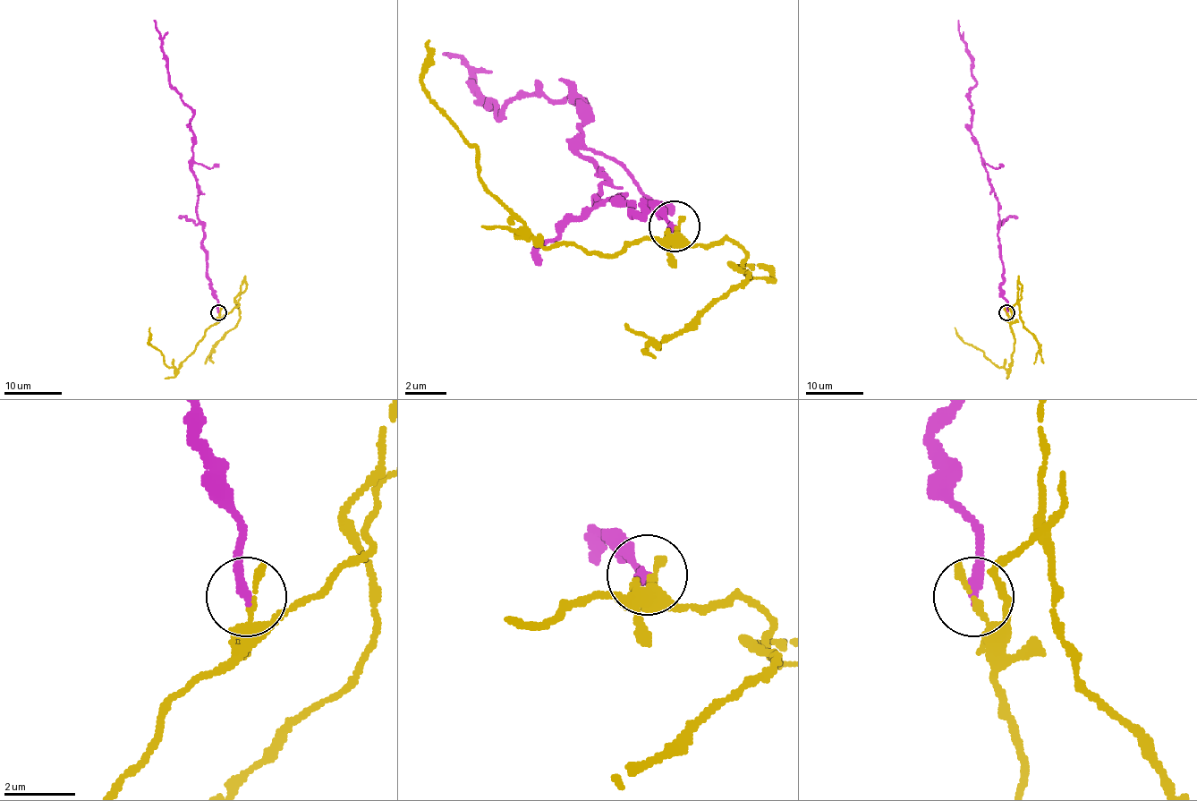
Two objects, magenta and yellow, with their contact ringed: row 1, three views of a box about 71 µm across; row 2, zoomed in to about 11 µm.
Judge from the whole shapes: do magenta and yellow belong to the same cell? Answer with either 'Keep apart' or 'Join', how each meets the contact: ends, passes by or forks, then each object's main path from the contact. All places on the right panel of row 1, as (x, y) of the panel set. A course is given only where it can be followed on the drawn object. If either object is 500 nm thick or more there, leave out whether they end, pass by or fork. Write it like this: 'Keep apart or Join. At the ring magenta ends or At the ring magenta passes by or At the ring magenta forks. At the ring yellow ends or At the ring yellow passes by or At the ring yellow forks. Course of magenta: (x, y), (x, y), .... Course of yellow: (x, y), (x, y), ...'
Keep apart. At the ring magenta ends. At the ring yellow ends. Course of magenta: (1006, 313), (1001, 285), (998, 200), (971, 132), (969, 90), (977, 83), (972, 57), (959, 33), (958, 20). Course of yellow: (1006, 313), (1014, 350), (1013, 362), (1006, 369), (998, 368), (984, 353), (966, 343), (955, 328)

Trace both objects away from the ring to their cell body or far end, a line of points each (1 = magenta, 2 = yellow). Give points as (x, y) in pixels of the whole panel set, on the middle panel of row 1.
1: (673, 227), (596, 197), (606, 181), (580, 150), (580, 98), (518, 94), (497, 119), (462, 57), (441, 52)
2: (678, 227), (673, 233), (626, 248), (590, 253), (549, 248), (497, 197), (471, 145), (426, 83), (430, 42)

